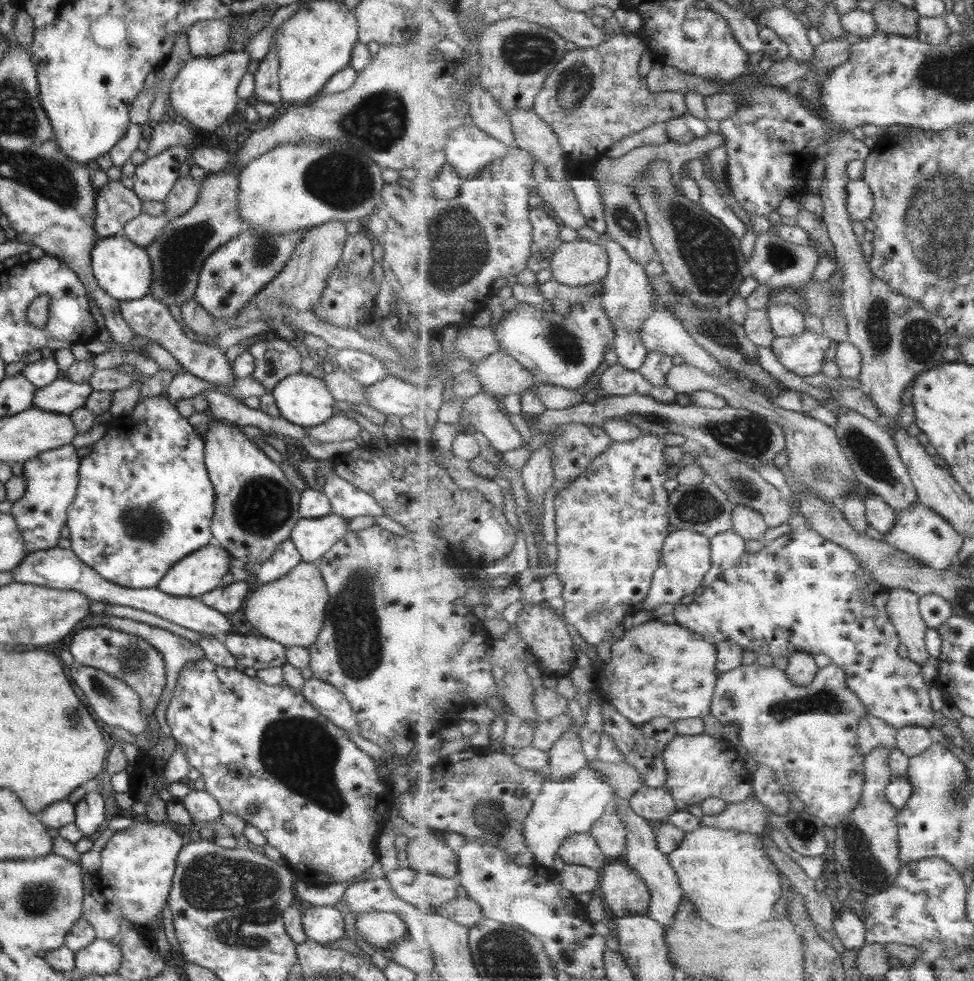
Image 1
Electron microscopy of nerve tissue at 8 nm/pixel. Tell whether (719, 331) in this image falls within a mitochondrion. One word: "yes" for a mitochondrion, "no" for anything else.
yes

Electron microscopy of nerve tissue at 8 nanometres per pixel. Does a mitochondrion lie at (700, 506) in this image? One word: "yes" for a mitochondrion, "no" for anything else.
yes

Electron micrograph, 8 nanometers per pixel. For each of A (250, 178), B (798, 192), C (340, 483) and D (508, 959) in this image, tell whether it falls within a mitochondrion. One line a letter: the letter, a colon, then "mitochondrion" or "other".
A: other
B: other
C: other
D: mitochondrion

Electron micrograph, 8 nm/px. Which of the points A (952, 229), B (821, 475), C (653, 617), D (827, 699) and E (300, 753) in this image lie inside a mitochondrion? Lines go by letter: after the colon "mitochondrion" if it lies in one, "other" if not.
A: mitochondrion
B: mitochondrion
C: other
D: mitochondrion
E: mitochondrion

